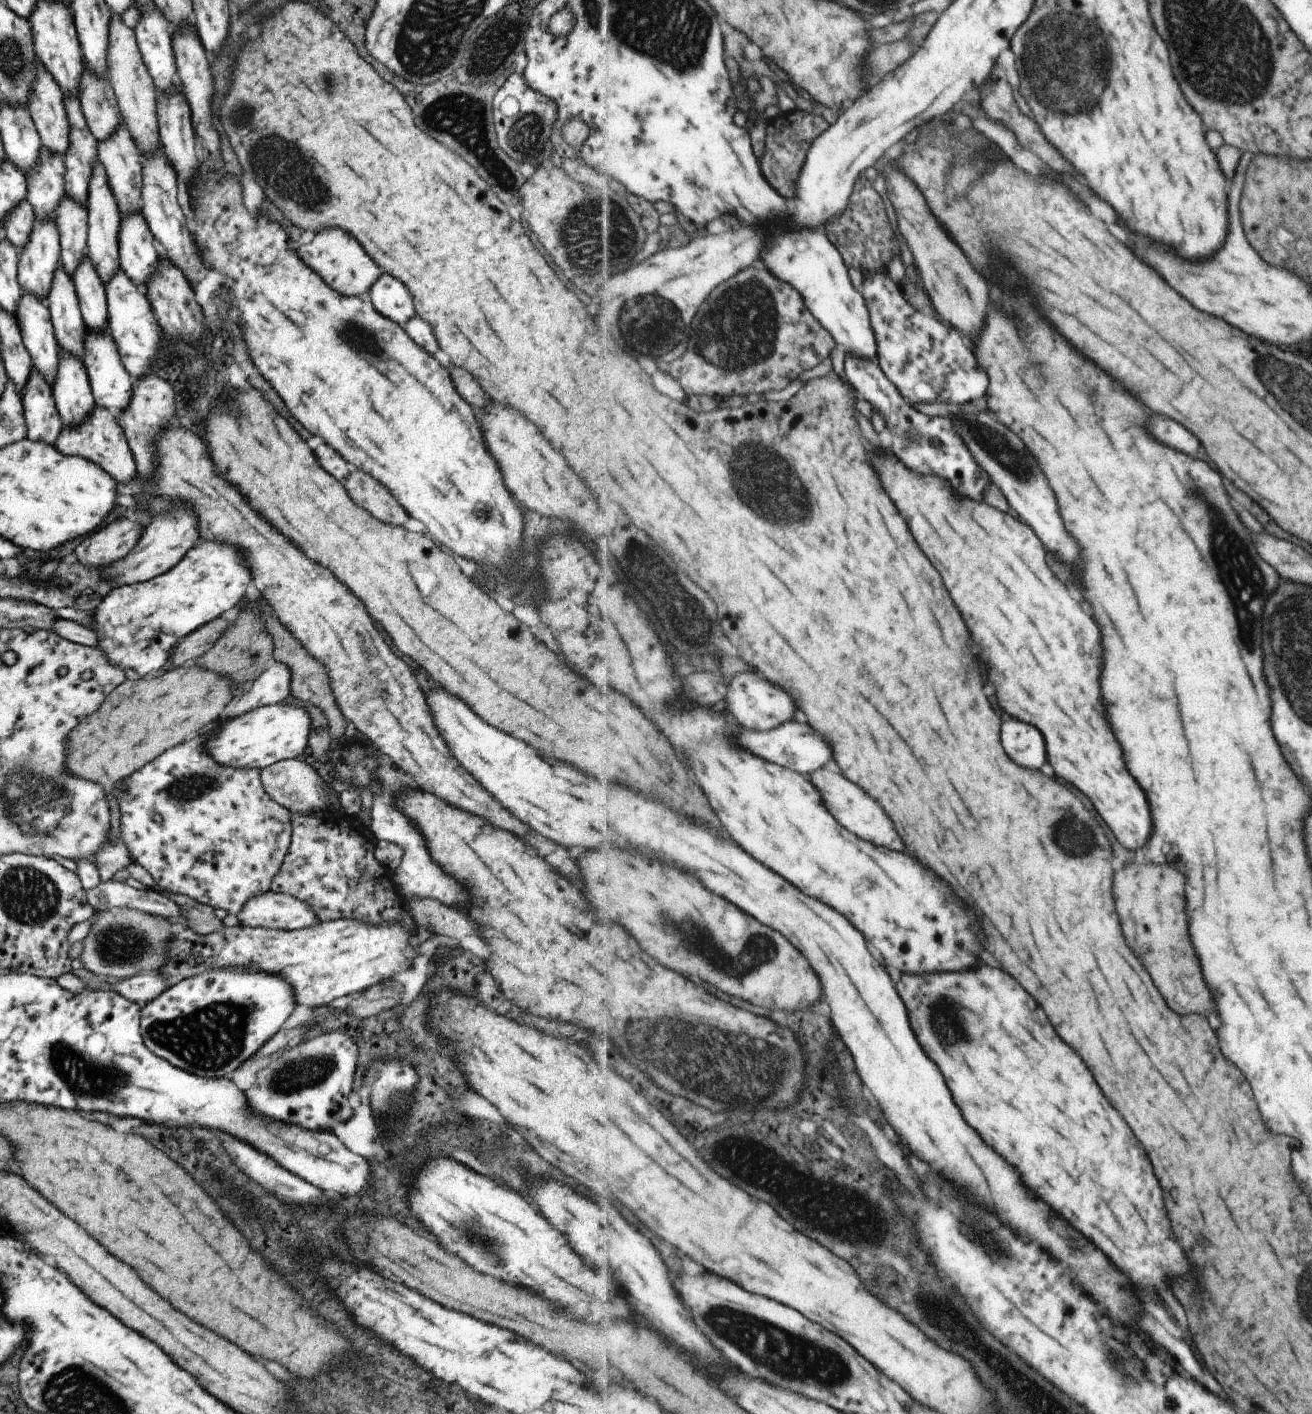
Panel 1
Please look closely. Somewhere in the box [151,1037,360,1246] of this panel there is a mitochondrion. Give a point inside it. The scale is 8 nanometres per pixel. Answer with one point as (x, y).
(306, 1072)

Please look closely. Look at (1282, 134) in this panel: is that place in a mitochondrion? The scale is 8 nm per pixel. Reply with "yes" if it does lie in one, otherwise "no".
no

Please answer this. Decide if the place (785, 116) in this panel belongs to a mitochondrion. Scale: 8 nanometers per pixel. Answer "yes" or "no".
no

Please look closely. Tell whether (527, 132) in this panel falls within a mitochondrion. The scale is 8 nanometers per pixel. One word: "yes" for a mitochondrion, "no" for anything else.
yes

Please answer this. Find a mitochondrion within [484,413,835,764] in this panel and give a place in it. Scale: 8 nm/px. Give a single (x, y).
(683, 609)

